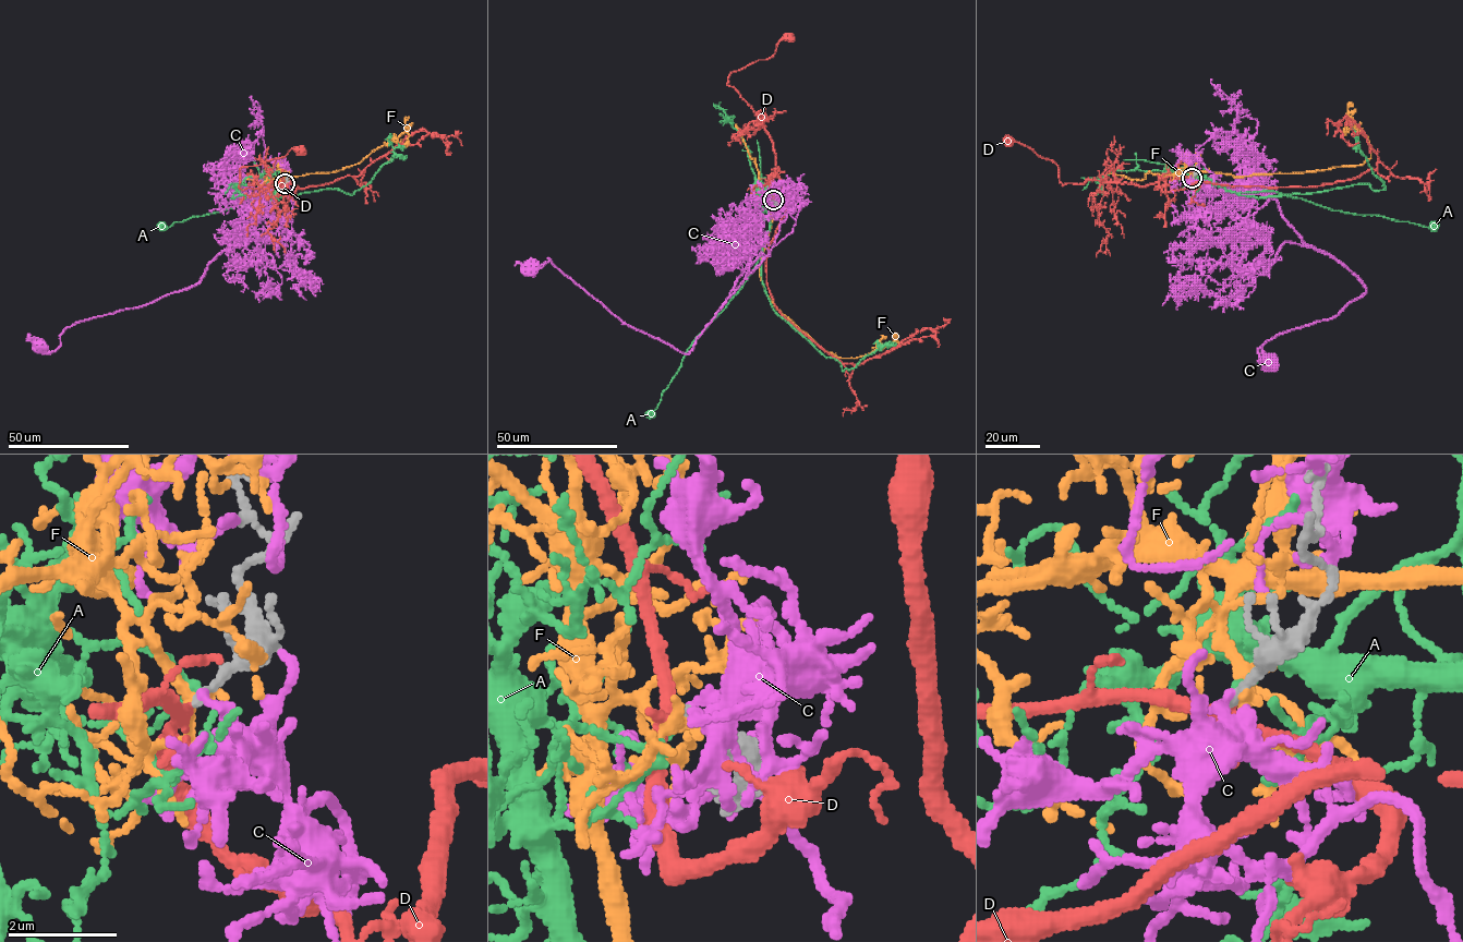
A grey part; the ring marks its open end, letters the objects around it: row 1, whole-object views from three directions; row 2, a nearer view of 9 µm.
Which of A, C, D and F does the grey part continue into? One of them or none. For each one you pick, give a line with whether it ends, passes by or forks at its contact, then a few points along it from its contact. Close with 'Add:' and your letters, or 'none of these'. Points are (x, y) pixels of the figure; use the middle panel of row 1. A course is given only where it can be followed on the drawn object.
D: It forks there. Its course: (773, 201), (766, 183), (776, 169), (772, 140), (726, 84), (734, 71), (769, 59), (789, 36)
Add: D

